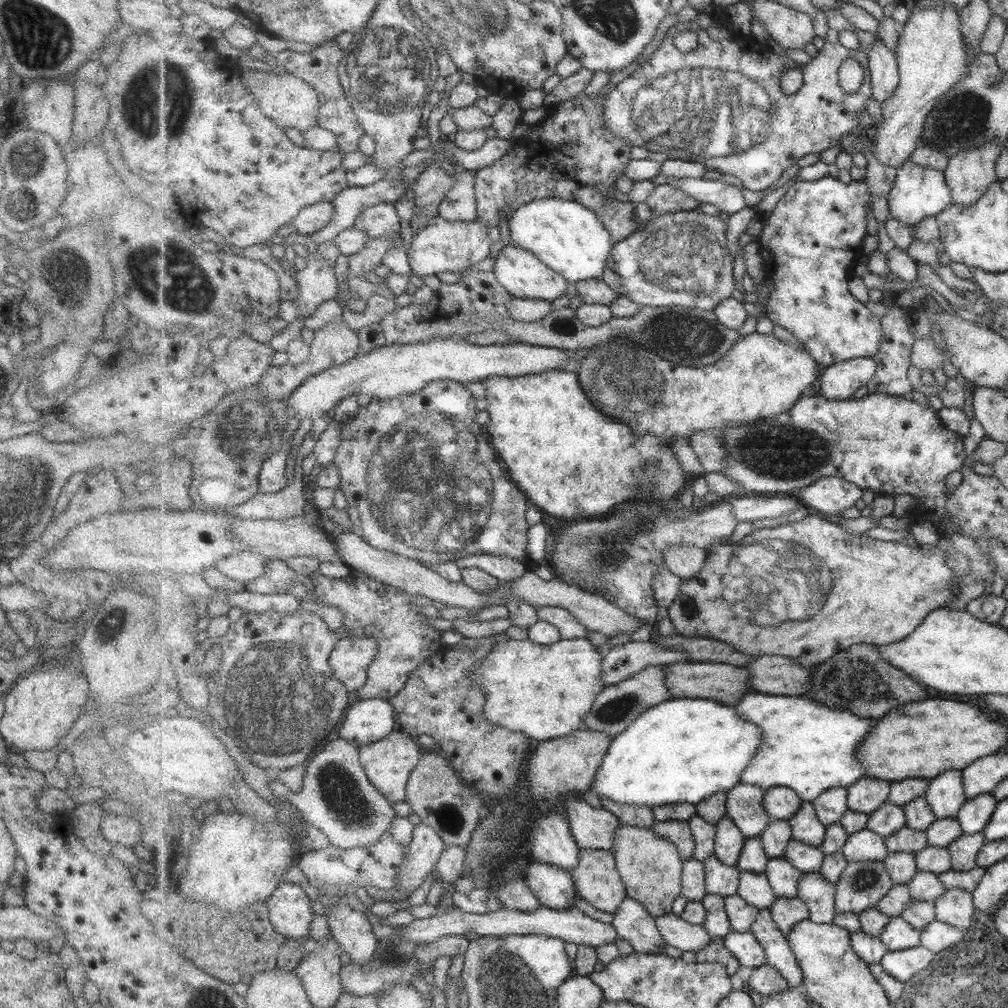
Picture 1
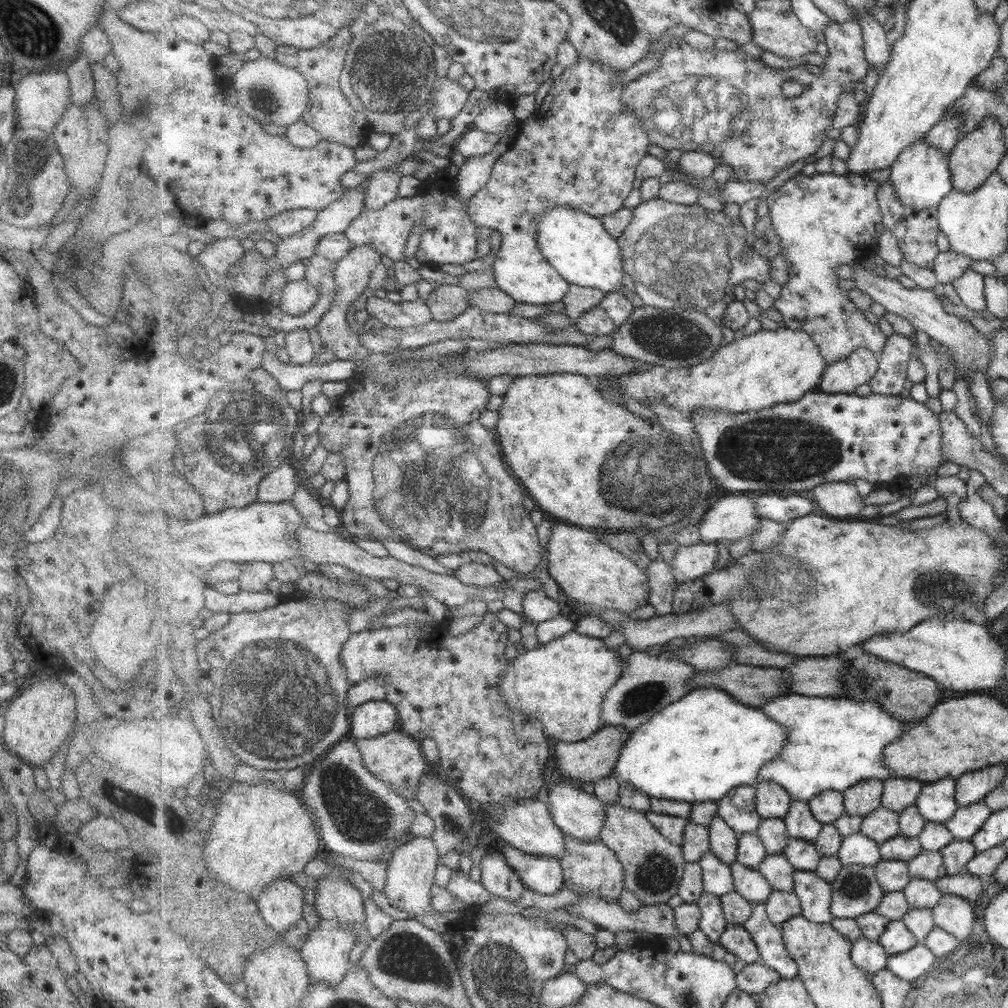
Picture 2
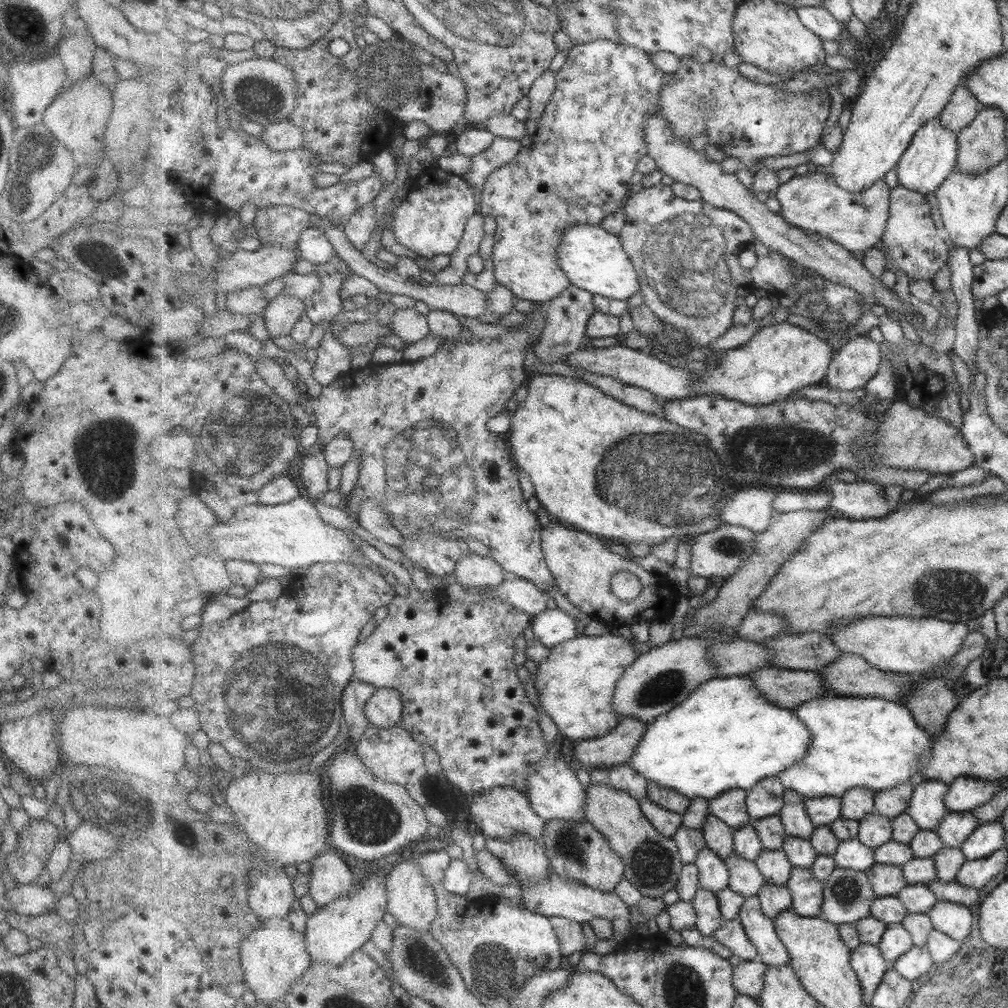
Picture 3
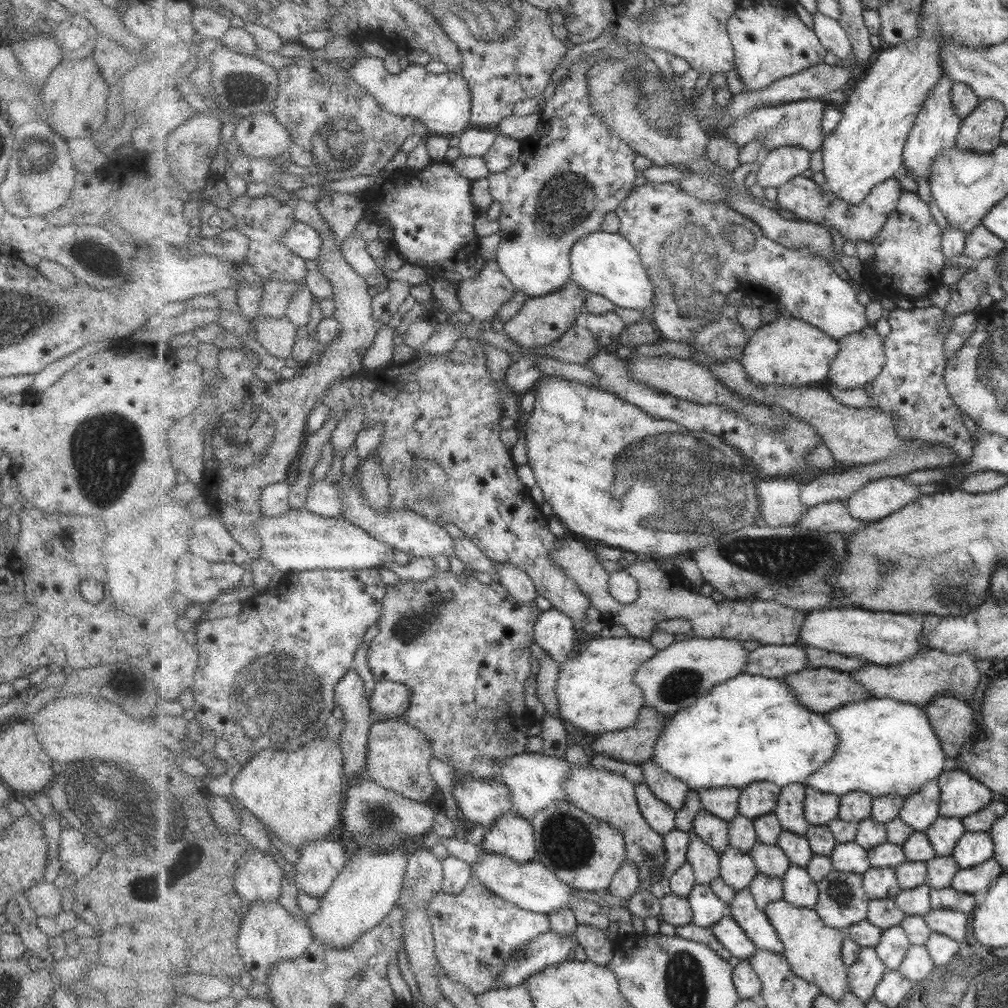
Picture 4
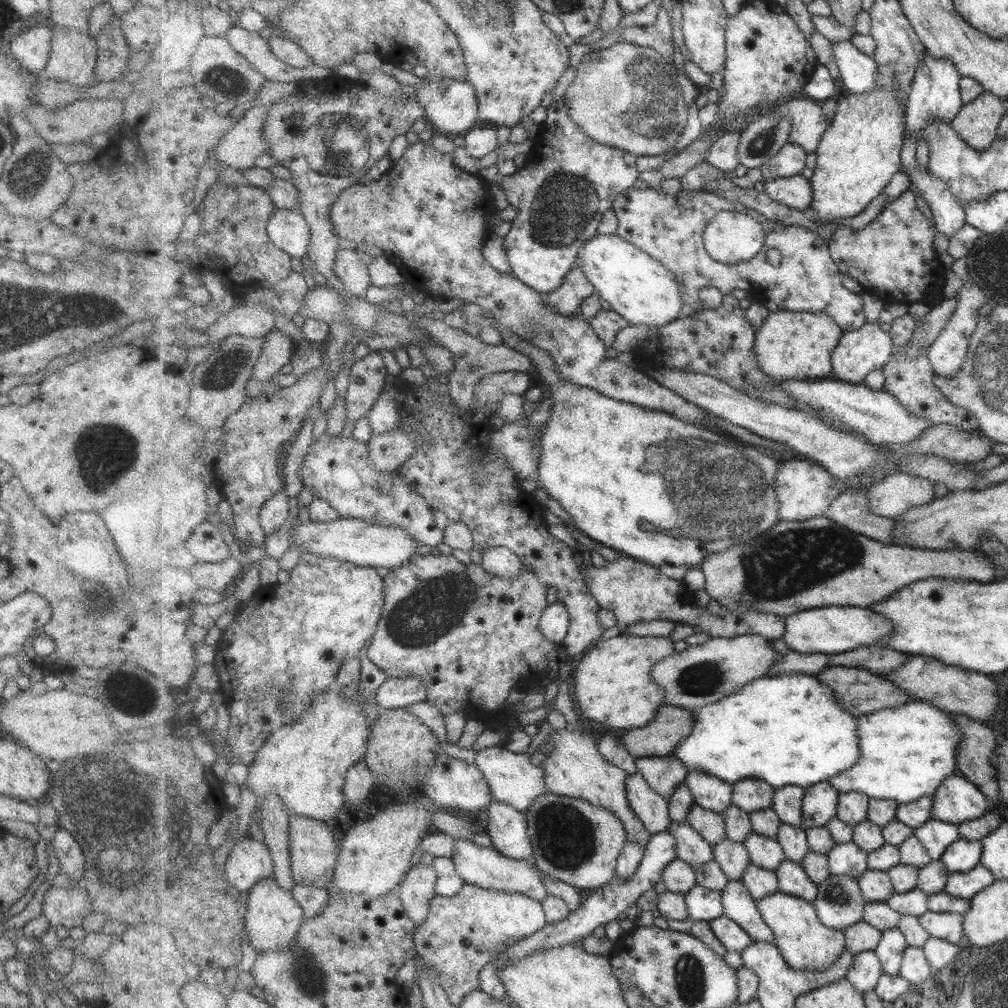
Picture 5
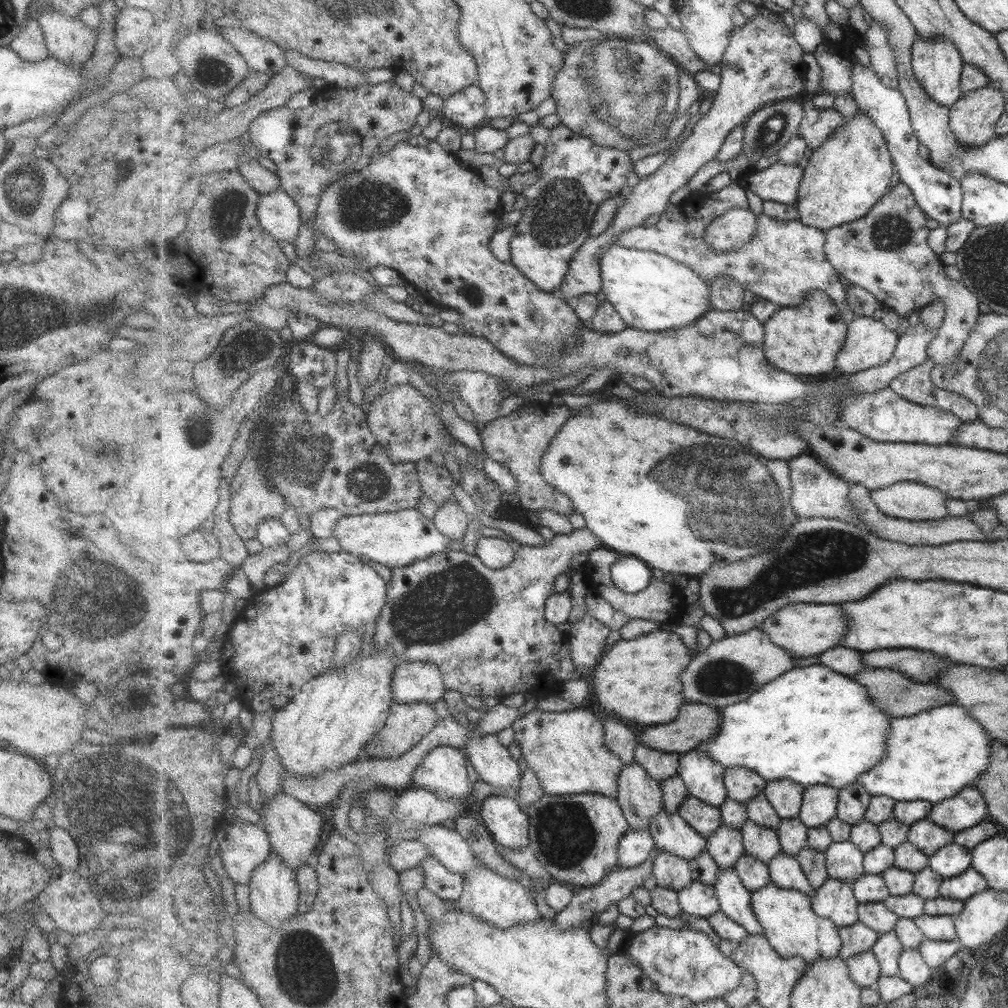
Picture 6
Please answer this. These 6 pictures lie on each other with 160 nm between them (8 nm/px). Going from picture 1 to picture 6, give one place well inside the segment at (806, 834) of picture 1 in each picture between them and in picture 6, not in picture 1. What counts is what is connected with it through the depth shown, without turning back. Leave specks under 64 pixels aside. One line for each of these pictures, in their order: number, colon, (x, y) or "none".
2: (801, 823)
3: (795, 816)
4: (790, 811)
5: (788, 802)
6: (787, 796)

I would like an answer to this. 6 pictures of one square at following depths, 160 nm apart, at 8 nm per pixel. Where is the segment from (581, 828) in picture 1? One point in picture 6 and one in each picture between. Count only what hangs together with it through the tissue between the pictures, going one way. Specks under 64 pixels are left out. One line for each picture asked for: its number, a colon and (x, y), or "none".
2: (580, 815)
3: (555, 791)
4: (535, 780)
5: (513, 779)
6: (491, 759)

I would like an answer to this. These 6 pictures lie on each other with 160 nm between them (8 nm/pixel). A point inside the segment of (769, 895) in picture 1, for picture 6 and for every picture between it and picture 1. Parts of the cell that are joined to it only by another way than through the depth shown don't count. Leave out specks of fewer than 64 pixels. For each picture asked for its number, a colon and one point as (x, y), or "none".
2: (750, 882)
3: (746, 878)
4: (738, 868)
5: (733, 856)
6: (726, 846)

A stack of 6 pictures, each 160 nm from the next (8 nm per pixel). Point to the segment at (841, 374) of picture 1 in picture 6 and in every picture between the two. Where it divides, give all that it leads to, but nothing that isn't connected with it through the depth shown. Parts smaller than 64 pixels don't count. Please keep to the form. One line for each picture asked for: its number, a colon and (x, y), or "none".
2: (844, 376)
3: (857, 362)
4: (861, 358)
5: (859, 352)
6: (870, 343)

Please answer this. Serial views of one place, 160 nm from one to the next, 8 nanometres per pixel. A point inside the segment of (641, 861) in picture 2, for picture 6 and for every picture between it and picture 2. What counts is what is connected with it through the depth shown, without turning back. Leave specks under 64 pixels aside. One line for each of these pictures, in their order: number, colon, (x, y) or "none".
3: (654, 864)
4: (611, 797)
5: (574, 766)
6: (567, 751)

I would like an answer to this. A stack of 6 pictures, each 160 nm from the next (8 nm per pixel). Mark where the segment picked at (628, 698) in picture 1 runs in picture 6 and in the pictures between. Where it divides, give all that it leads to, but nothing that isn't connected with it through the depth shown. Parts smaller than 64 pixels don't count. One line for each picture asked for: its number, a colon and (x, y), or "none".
2: (651, 683)
3: (661, 679)
4: (678, 676)
5: (701, 675)
6: (732, 669)

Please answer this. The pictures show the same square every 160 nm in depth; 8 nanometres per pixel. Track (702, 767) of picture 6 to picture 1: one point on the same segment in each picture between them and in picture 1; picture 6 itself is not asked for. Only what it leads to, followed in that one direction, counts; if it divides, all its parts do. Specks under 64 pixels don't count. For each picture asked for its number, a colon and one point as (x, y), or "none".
1: (746, 803)
2: (739, 809)
3: (732, 806)
4: (724, 802)
5: (712, 793)

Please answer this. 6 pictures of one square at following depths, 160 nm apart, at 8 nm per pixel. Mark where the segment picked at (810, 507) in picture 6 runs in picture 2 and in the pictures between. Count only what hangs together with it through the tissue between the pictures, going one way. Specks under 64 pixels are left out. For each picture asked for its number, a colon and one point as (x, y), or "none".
2: (733, 517)
3: (753, 508)
4: (780, 498)
5: (807, 490)

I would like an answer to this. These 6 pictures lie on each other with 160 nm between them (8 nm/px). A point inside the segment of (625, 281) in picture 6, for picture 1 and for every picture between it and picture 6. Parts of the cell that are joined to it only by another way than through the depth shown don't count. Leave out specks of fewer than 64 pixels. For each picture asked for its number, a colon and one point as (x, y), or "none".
1: (570, 238)
2: (576, 244)
3: (595, 260)
4: (607, 264)
5: (641, 289)

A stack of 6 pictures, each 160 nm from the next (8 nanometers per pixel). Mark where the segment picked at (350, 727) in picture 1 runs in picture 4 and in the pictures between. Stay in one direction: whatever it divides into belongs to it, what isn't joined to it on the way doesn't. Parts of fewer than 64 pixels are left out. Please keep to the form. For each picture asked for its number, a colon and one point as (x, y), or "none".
2: (375, 718)
3: (385, 710)
4: (390, 699)

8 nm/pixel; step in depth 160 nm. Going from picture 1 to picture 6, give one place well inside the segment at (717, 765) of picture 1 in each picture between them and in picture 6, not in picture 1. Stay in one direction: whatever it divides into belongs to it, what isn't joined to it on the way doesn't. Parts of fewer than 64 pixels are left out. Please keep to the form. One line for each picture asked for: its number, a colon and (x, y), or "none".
2: (697, 750)
3: (726, 736)
4: (750, 729)
5: (789, 730)
6: (812, 725)

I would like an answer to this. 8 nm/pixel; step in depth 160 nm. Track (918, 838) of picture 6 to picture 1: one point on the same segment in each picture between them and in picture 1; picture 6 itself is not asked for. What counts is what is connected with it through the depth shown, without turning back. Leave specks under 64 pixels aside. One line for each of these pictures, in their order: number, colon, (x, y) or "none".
1: (975, 813)
2: (968, 820)
3: (956, 827)
4: (945, 833)
5: (937, 836)

